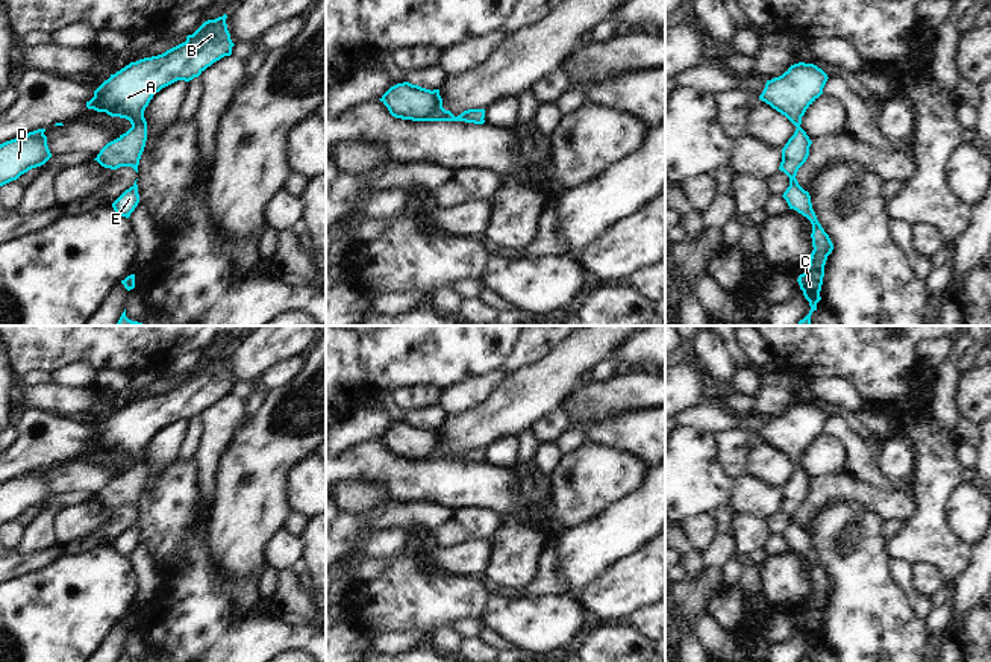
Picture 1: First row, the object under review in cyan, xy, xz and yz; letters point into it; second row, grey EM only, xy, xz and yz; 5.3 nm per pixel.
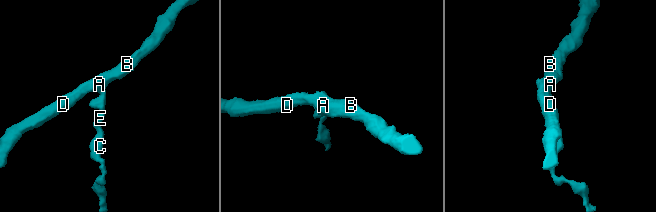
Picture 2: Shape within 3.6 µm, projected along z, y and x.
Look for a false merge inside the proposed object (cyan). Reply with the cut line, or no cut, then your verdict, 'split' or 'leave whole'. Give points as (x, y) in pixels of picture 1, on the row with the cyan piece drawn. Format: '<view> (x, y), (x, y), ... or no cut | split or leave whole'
no cut | leave whole

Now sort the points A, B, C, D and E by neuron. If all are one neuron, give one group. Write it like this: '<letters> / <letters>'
A B C D E

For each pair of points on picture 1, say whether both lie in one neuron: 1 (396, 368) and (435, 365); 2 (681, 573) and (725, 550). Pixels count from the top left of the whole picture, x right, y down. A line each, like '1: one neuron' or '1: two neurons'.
1: one neuron
2: two neurons

